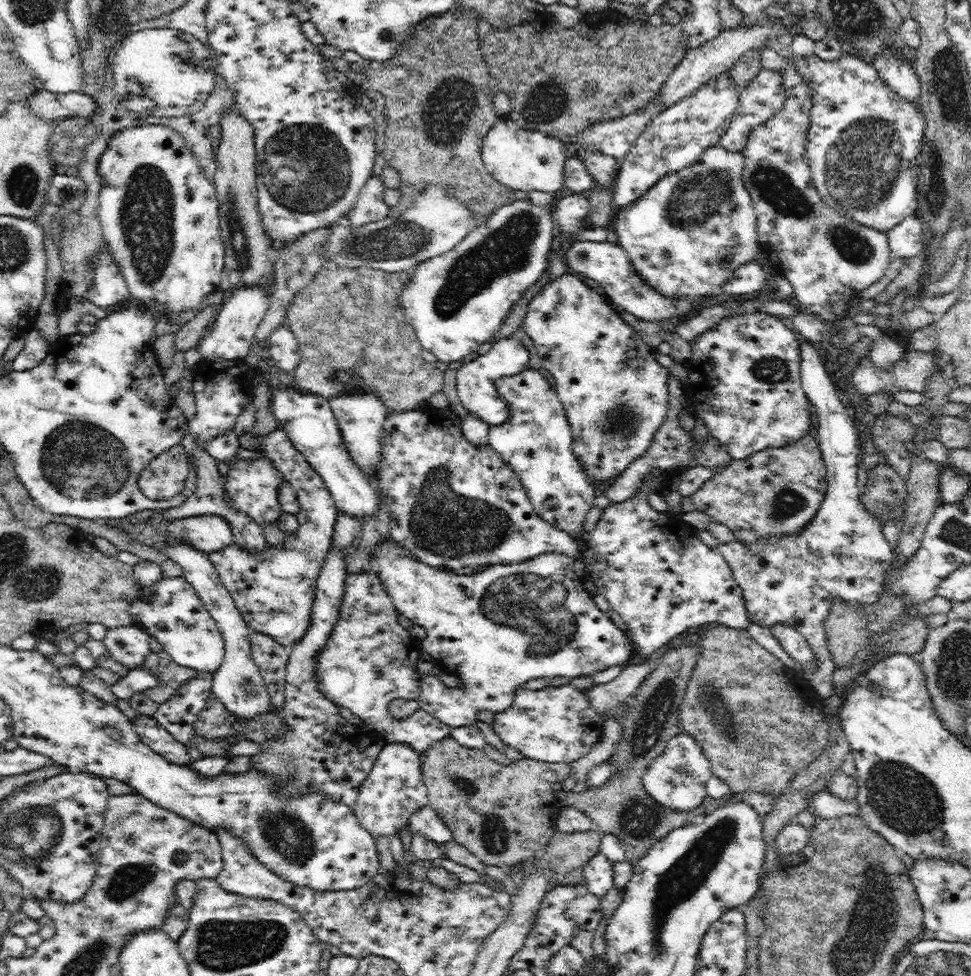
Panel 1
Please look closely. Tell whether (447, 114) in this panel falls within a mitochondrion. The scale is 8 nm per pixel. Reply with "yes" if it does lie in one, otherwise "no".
yes

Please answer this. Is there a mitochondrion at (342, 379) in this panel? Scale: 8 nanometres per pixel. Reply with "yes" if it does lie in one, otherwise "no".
yes

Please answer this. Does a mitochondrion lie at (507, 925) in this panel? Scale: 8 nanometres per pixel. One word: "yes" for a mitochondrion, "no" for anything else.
no

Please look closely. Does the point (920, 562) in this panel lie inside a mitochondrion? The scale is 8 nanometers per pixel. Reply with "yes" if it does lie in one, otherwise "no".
no

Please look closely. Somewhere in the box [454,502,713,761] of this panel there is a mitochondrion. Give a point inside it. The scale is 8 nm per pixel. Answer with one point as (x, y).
(534, 613)

